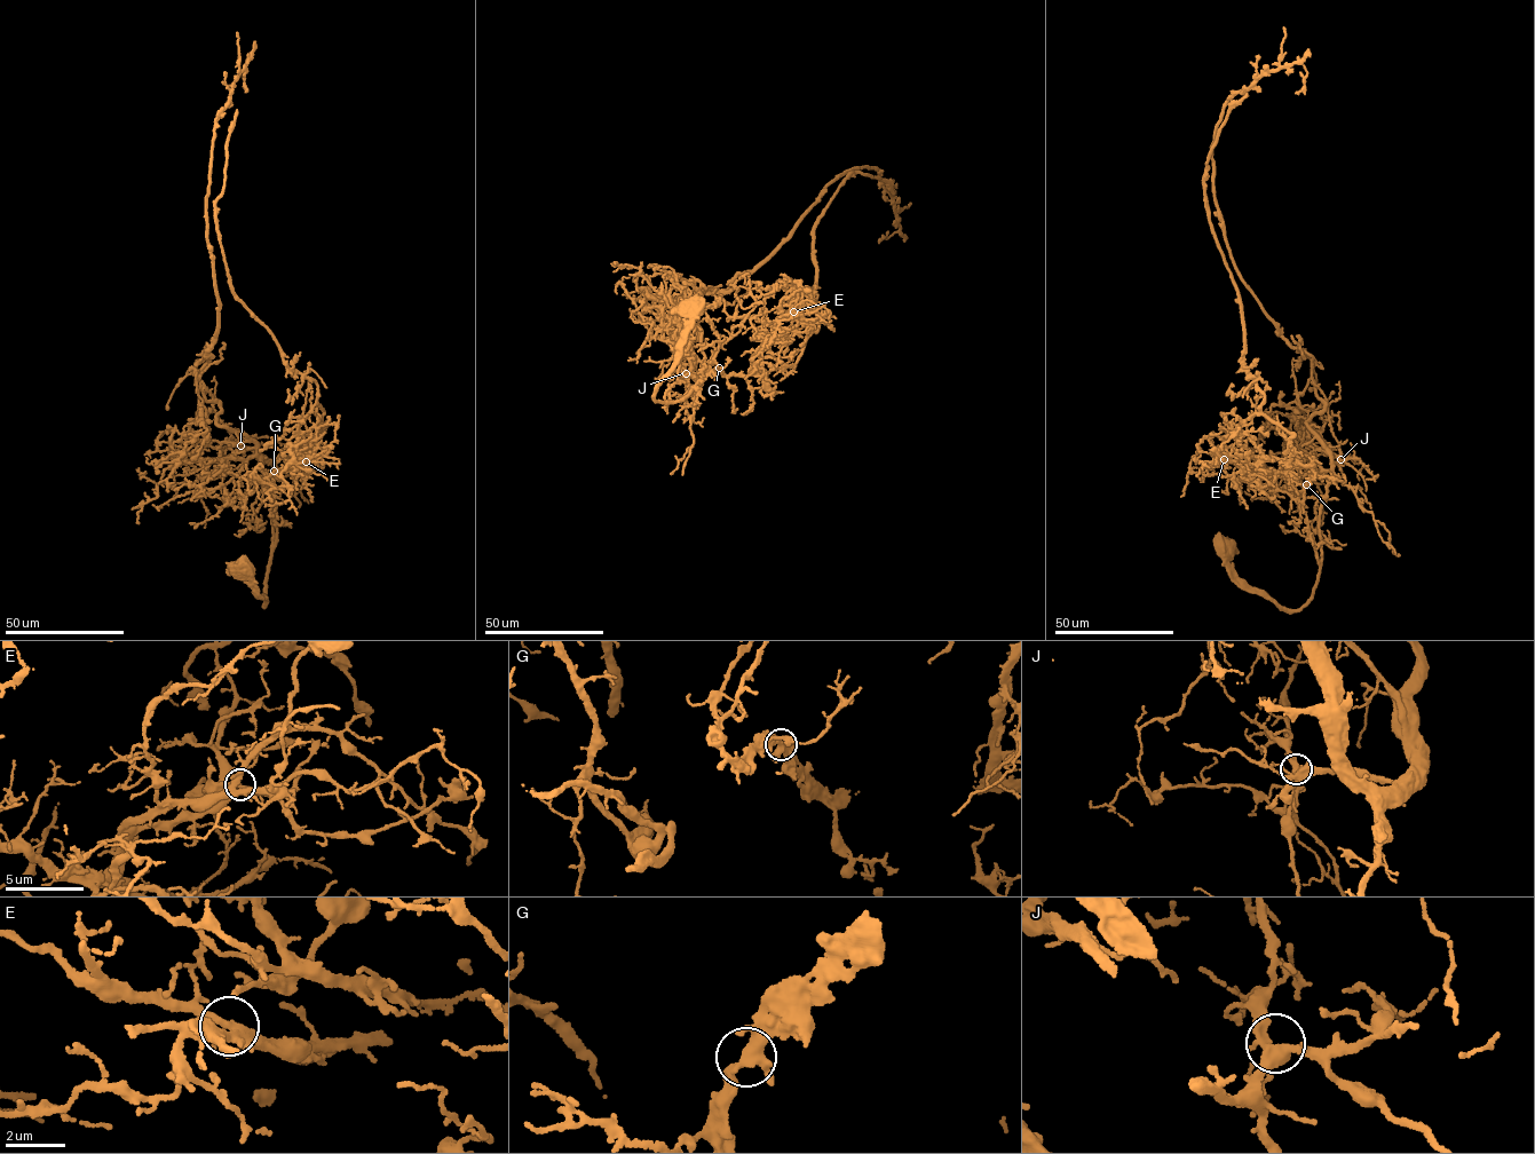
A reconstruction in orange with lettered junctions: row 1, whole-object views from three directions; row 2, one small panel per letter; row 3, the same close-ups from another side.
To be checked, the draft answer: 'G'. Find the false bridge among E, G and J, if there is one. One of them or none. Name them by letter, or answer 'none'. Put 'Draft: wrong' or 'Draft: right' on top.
Draft: wrong
none

